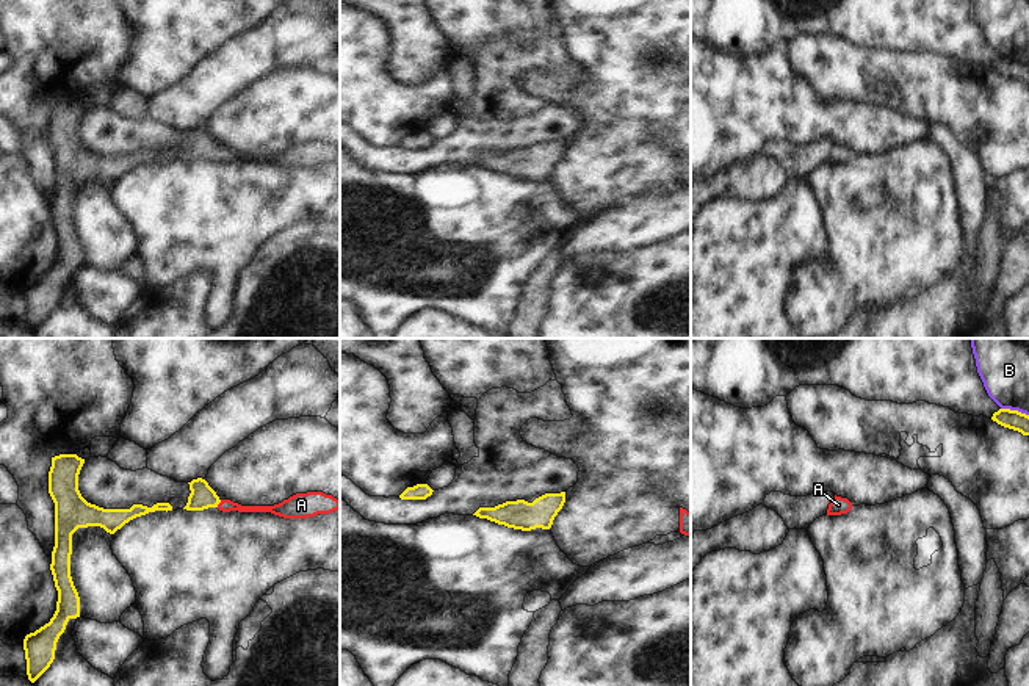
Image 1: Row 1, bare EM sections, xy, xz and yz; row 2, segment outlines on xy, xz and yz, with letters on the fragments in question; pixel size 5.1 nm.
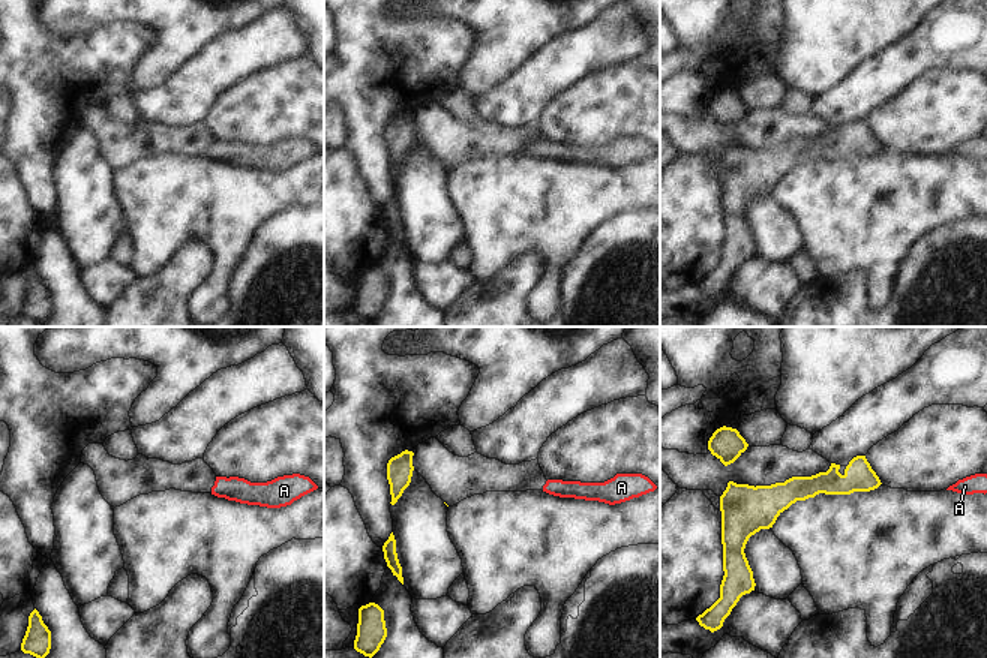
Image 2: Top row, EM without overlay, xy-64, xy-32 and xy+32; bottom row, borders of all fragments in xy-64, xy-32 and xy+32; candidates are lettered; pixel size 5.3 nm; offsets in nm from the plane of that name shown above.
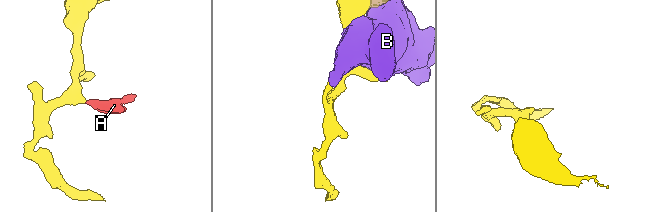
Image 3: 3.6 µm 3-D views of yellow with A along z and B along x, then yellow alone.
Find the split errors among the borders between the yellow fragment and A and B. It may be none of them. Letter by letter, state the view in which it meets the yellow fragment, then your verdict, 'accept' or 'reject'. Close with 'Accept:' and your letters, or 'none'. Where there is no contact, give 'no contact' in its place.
A: xy | accept
B: yz | reject
Accept: A

